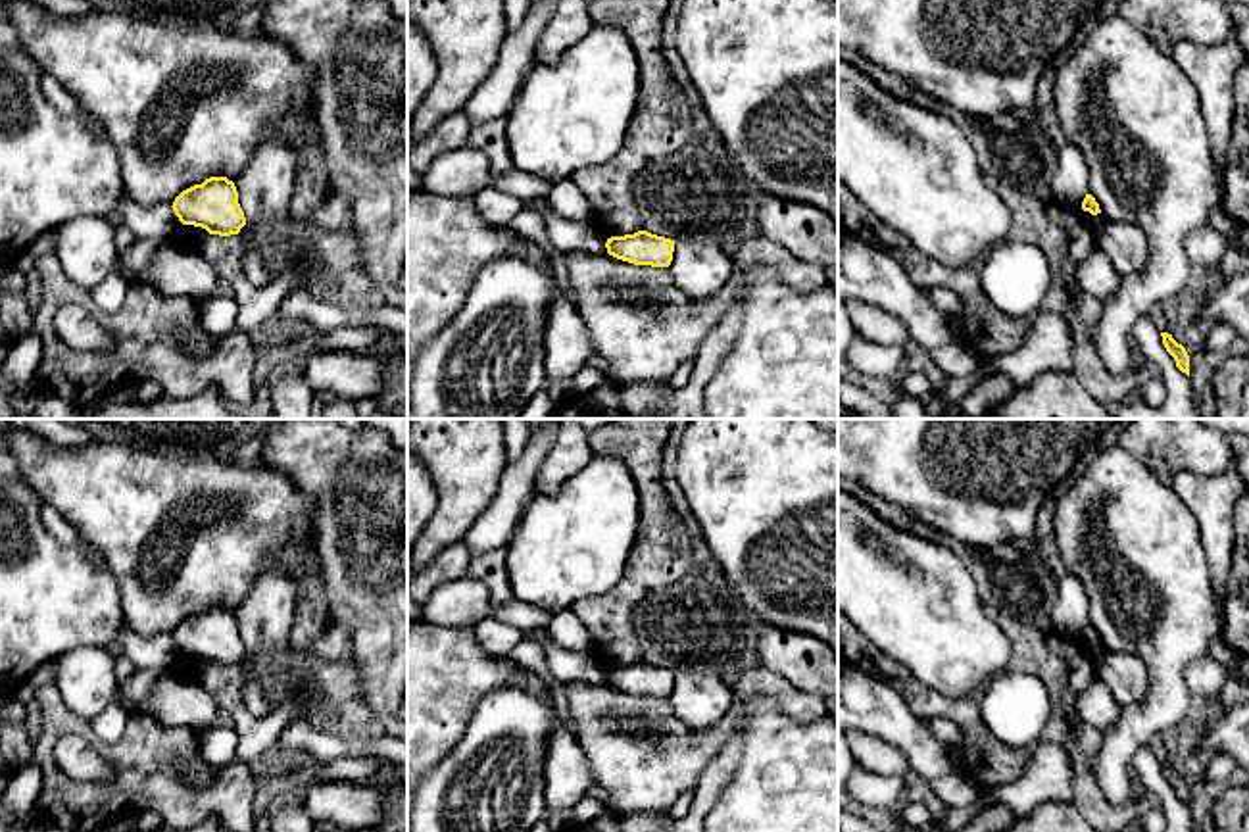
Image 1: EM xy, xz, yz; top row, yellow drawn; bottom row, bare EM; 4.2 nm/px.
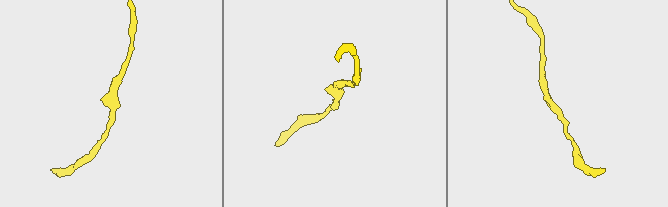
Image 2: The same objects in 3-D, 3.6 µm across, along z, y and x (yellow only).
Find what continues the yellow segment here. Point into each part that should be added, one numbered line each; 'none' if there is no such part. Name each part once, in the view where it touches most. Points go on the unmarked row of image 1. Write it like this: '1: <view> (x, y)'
none

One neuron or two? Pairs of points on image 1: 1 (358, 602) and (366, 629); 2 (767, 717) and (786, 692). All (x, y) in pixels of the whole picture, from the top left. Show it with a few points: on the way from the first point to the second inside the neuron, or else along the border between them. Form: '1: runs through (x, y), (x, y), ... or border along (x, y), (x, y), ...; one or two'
1: runs through (364, 608), (366, 623); one
2: border along (734, 696), (771, 698), (798, 721), (817, 719); two

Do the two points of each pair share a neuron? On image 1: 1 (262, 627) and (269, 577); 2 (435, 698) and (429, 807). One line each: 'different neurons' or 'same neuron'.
1: same neuron
2: different neurons

